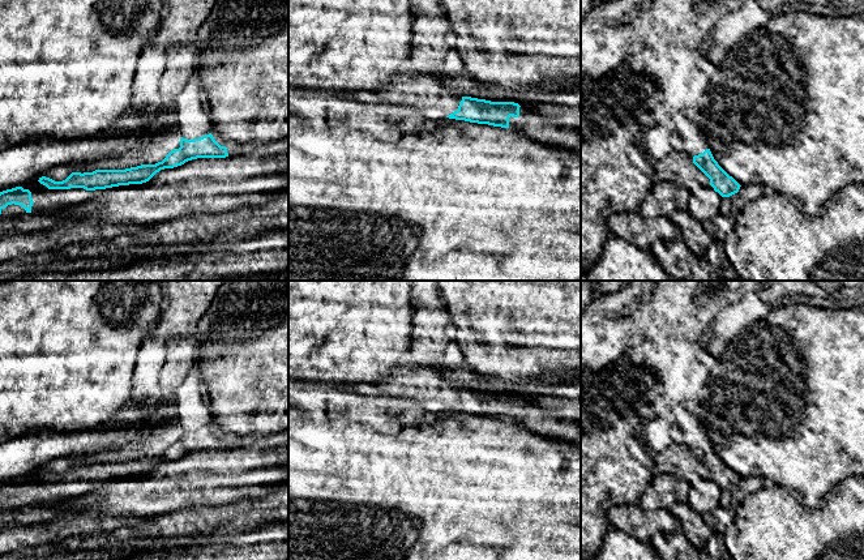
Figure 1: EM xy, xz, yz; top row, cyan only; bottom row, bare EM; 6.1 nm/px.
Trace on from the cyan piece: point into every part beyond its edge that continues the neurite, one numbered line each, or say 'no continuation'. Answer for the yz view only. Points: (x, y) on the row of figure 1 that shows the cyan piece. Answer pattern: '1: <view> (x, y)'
no continuation

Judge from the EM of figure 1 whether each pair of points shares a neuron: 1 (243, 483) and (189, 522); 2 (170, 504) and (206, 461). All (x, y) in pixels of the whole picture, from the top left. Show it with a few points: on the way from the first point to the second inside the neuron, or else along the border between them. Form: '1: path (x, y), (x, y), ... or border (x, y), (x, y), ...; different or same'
1: border (242, 499), (222, 505), (195, 505), (182, 509); different
2: border (171, 490), (141, 494); different

